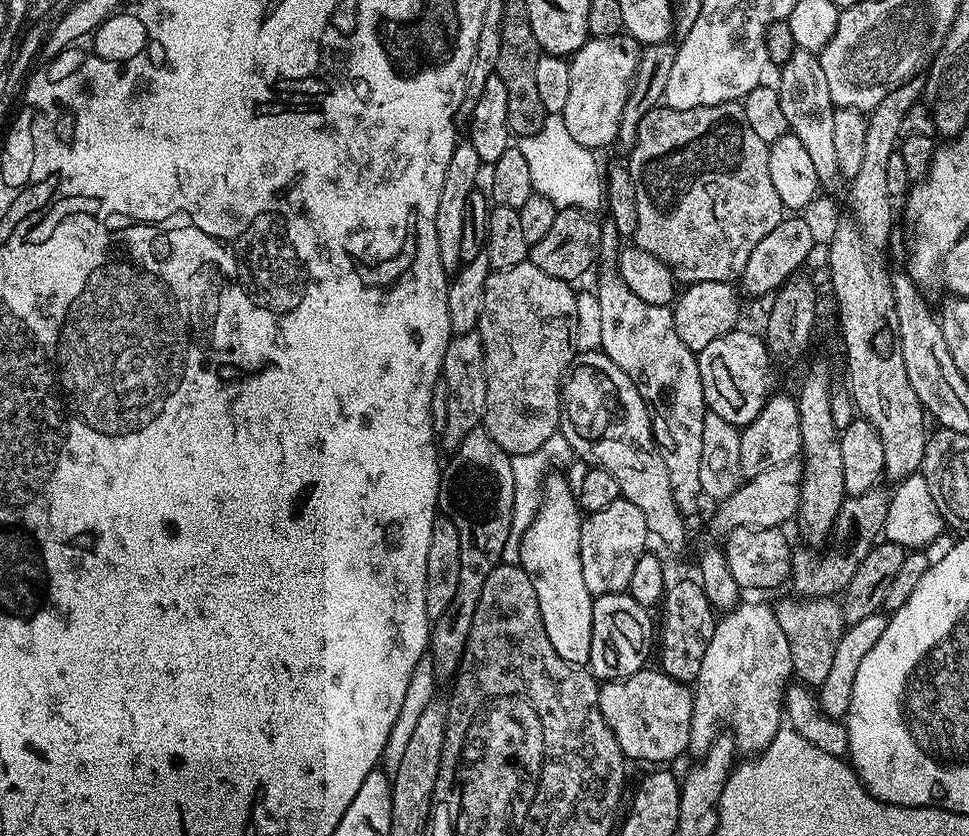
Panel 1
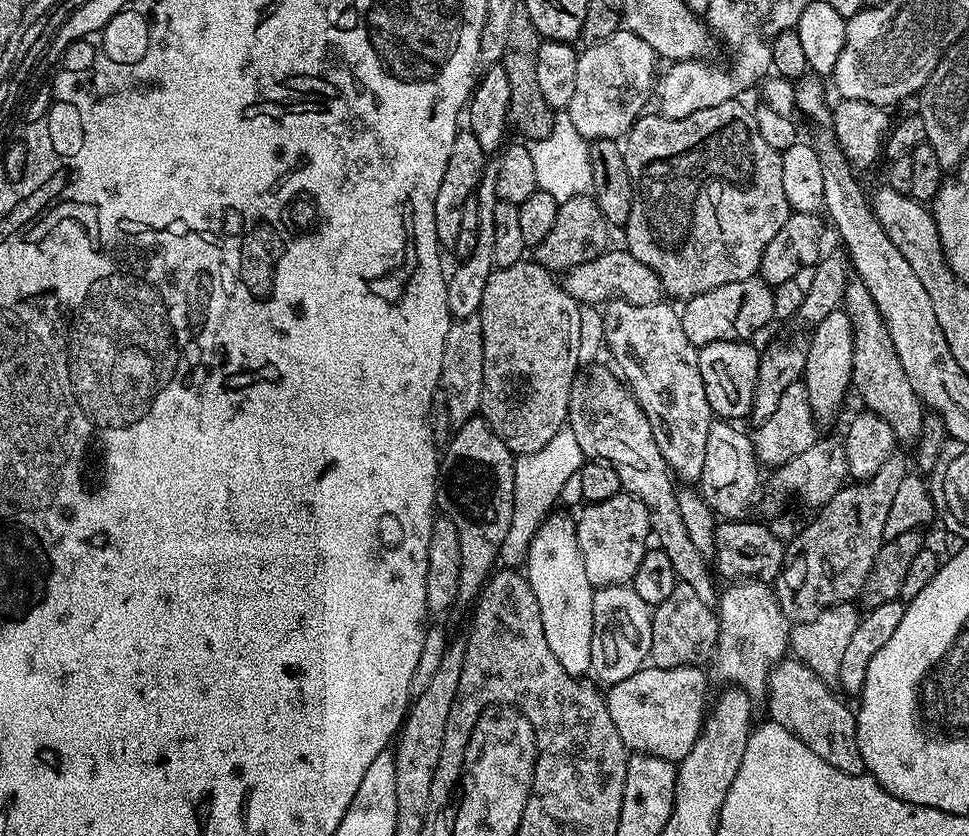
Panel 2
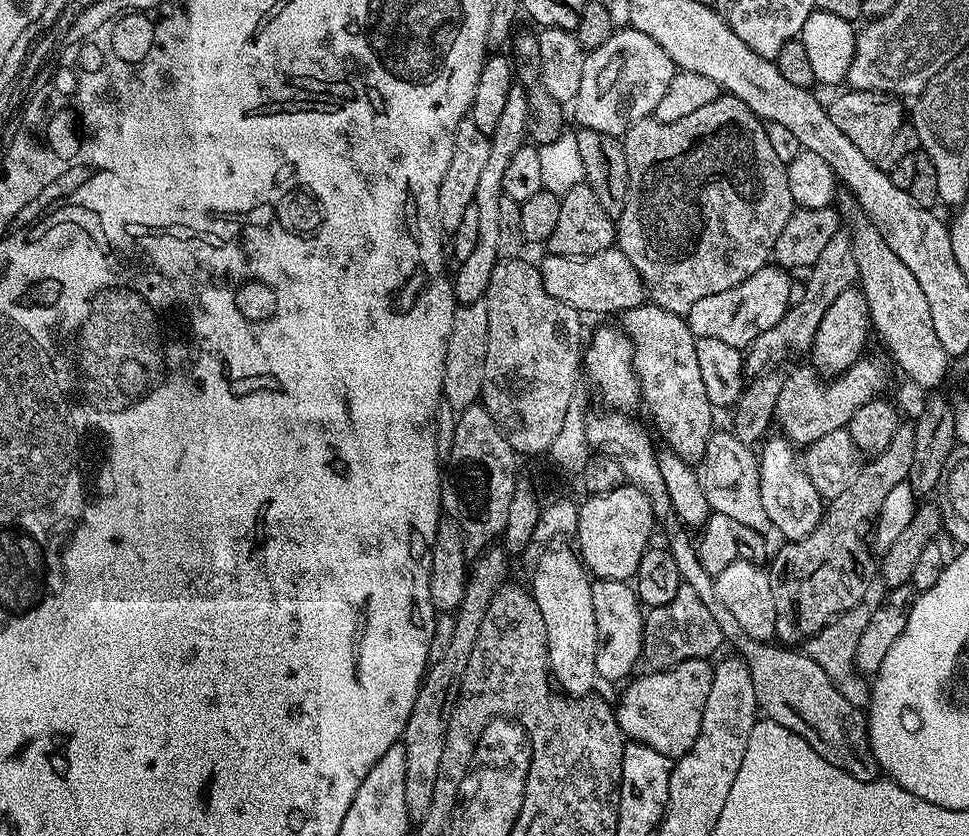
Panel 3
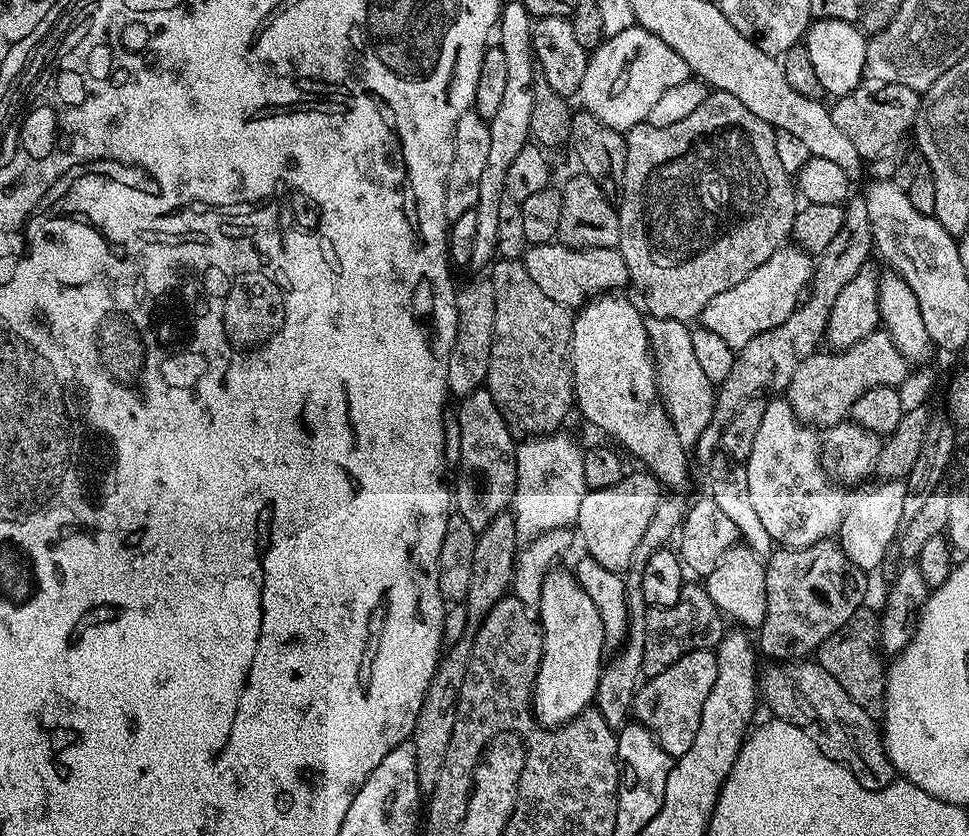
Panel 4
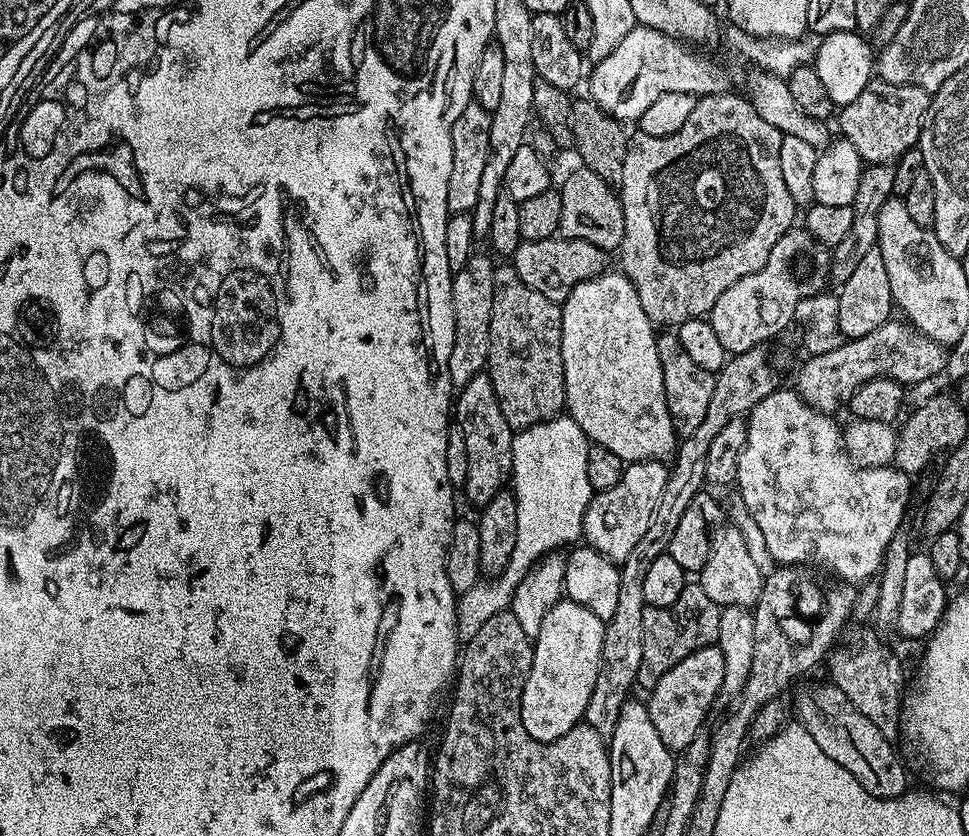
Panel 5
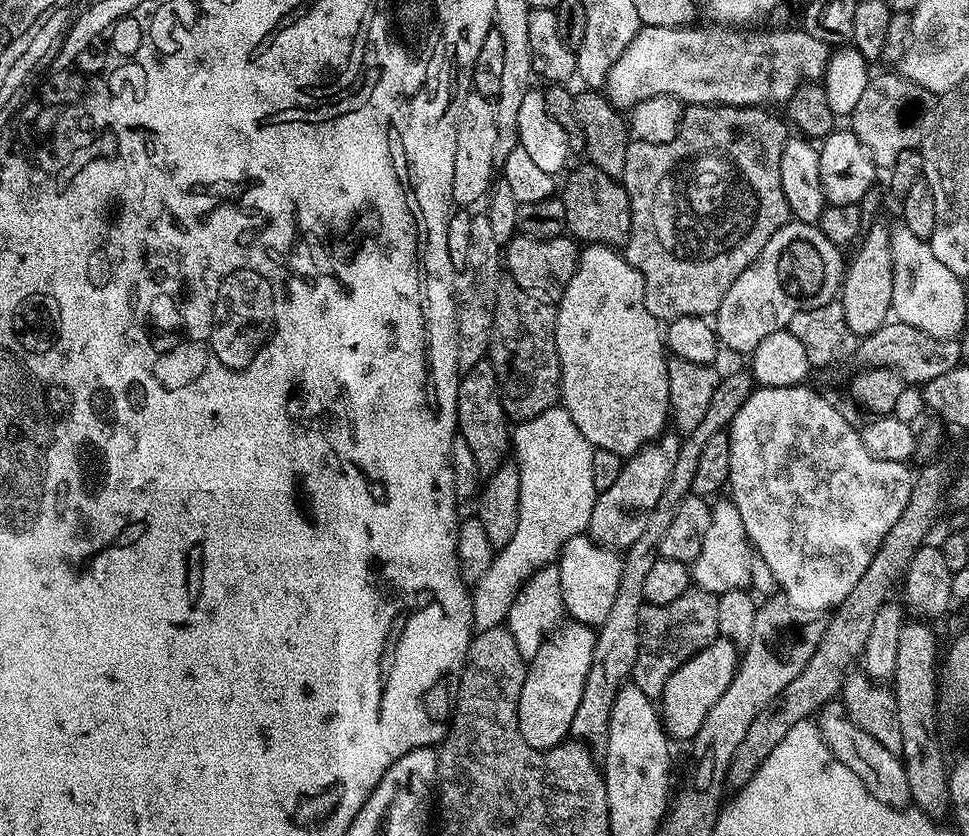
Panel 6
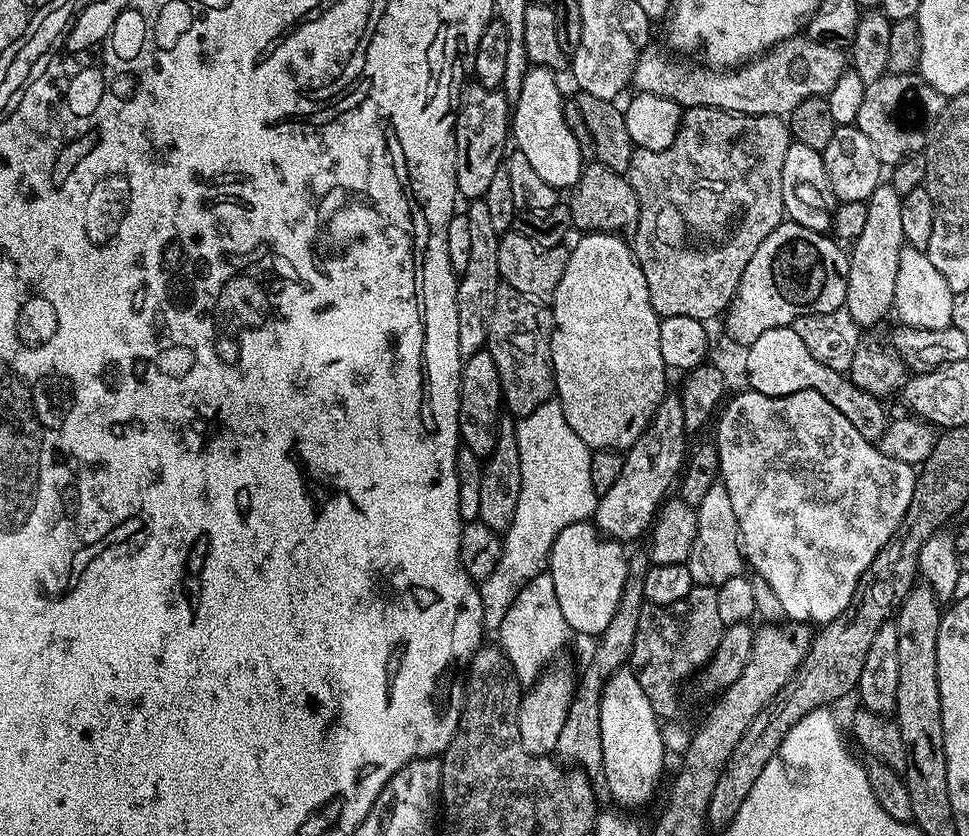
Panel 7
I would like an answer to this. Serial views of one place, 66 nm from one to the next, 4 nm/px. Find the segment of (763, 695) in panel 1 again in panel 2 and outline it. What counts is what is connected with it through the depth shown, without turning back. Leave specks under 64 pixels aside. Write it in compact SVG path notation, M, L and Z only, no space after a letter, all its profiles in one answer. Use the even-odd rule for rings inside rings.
M740 580L729 584L732 585L718 596L720 636L716 639L714 651L716 672L725 680L725 685L741 688L749 694L763 693L772 667L785 659L789 651L789 629L780 612L775 591L767 583Z

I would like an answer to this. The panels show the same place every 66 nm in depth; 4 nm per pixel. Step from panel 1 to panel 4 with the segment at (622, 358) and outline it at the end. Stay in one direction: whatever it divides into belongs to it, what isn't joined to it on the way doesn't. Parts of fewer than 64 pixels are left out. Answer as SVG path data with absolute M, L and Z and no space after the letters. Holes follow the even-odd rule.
M648 318L644 321L648 331L648 346L652 350L652 363L656 365L656 388L666 414L678 434L678 442L695 446L702 432L713 423L717 389L702 370L698 357L694 355L693 329L683 320Z

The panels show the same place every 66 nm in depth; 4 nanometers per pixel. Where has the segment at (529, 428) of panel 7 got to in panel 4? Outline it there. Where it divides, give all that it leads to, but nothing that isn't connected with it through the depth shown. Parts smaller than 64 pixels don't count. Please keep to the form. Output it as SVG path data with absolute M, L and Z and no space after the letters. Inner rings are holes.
M557 430L528 438L517 447L514 515L521 541L529 542L536 536L575 525L582 498L589 491L582 474L584 452L562 433Z

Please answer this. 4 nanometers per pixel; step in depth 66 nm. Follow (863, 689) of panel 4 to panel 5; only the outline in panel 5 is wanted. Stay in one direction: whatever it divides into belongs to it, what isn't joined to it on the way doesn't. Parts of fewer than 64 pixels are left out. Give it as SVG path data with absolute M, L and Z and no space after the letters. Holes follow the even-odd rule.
M864 626L860 633L849 644L841 643L827 657L826 665L832 671L831 683L836 685L850 702L863 716L870 718L874 726L887 740L895 741L901 735L900 709L902 707L902 695L906 690L904 684L904 672L900 669L900 660L894 653L884 648L881 633L875 627Z

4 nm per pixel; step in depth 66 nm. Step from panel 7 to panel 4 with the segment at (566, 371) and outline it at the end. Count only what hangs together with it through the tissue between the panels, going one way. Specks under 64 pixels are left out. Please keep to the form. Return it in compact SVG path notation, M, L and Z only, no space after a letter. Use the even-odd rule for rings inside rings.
M605 294L599 298L589 299L587 303L575 313L572 321L572 395L574 397L574 408L577 413L580 411L598 431L605 432L612 440L617 440L617 442L612 442L619 445L625 453L628 451L634 459L641 460L641 462L644 463L641 465L643 465L647 471L651 472L665 489L680 490L680 487L688 480L690 456L686 451L685 444L678 442L678 434L674 434L674 426L670 422L670 418L664 409L664 404L660 400L660 391L656 388L656 365L652 363L652 350L648 346L648 331L644 326L645 317L642 315L641 309L637 307L635 303L633 304L634 305L624 297L624 294Z

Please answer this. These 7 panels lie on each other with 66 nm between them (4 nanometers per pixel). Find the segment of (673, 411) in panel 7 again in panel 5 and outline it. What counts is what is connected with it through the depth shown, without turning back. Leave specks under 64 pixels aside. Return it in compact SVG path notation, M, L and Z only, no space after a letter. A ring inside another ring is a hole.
M639 460L625 467L622 478L618 478L610 490L595 493L584 515L582 536L587 547L598 550L607 560L624 561L650 525L655 504L666 486L669 469L667 463L658 460Z

